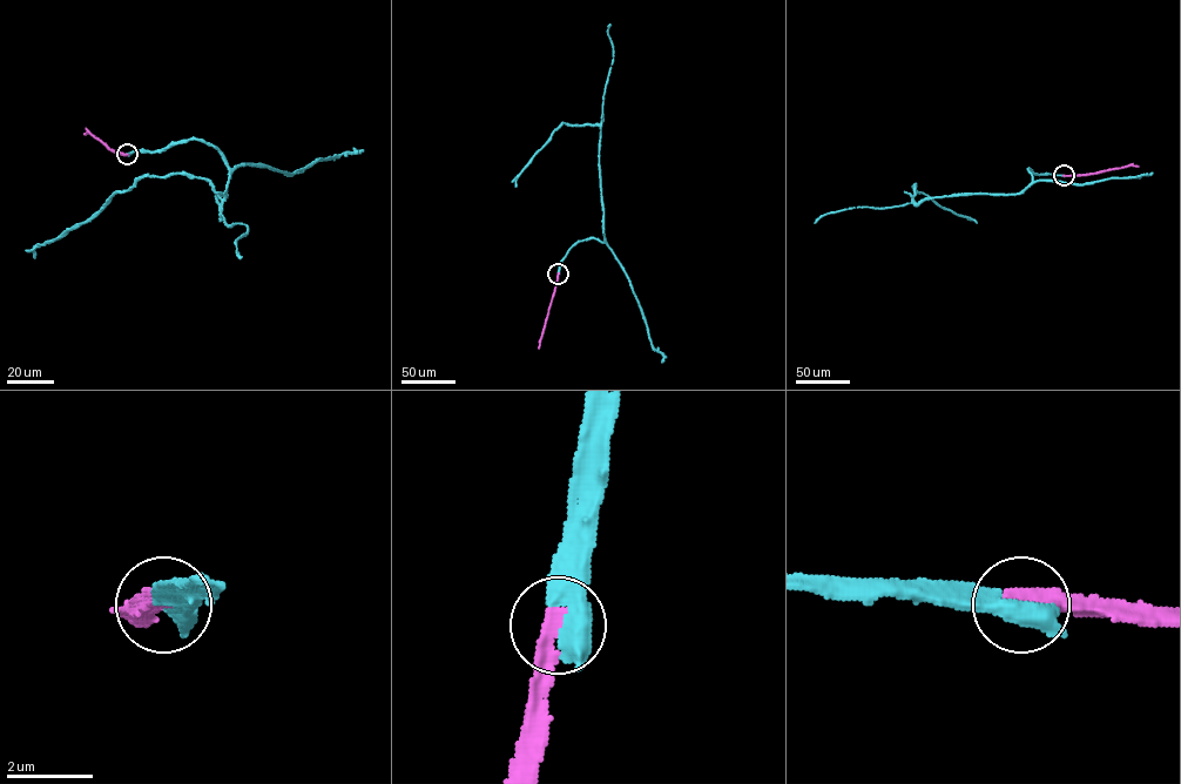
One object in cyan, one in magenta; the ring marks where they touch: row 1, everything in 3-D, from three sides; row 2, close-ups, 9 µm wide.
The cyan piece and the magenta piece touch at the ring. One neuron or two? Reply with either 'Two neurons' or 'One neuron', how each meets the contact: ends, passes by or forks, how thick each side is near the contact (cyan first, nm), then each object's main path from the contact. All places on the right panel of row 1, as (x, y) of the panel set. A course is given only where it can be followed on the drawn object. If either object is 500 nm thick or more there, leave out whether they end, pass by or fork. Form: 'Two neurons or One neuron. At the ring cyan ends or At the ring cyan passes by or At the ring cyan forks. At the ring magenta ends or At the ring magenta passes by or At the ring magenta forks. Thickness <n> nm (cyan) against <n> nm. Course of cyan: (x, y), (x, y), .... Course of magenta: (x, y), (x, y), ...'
One neuron. At the ring cyan passes by. At the ring magenta ends. Thickness 460 nm (cyan) against 400 nm. Course of cyan: (1063, 175), (1028, 168), (1032, 182), (1019, 193), (918, 203), (912, 187), (977, 223). Course of magenta: (1063, 175), (1138, 167)

